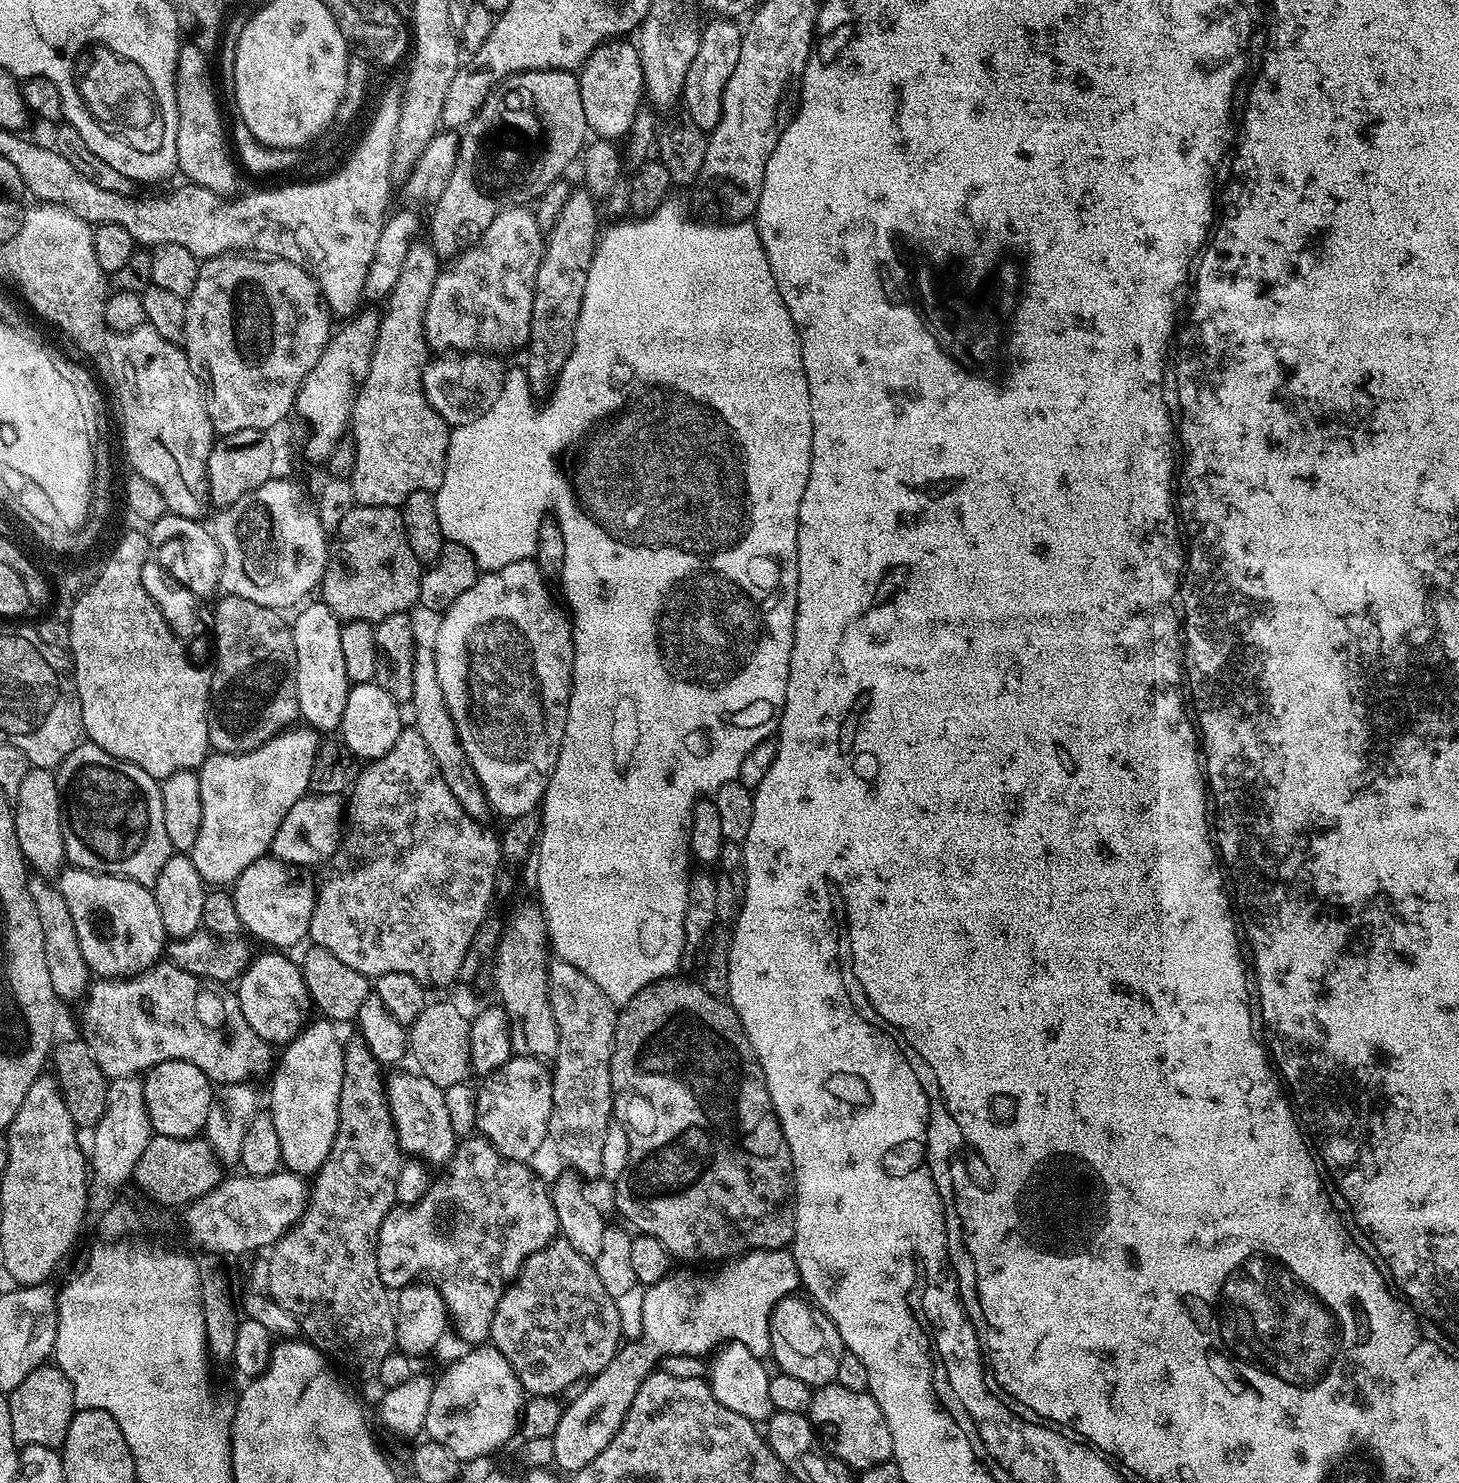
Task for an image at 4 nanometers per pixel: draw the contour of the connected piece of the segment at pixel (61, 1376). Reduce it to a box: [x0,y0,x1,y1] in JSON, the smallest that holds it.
[8,1362,74,1449]

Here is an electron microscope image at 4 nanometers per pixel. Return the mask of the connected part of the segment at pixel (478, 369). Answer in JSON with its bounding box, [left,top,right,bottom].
[424,354,505,424]

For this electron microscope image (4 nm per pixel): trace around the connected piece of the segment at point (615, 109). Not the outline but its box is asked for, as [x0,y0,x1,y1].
[578,38,646,142]

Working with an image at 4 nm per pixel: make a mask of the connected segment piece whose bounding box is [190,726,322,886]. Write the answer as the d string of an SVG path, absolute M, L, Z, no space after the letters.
M289 726L249 752L213 751L198 769L202 826L191 850L194 870L208 886L231 886L254 862L269 855L274 833L290 806L309 795L311 770L322 743L307 726Z

